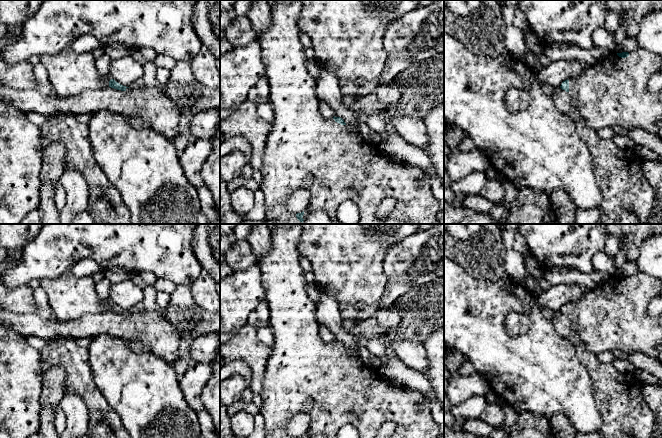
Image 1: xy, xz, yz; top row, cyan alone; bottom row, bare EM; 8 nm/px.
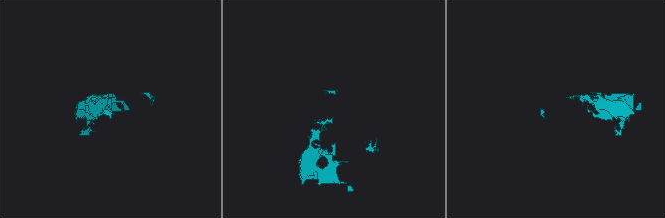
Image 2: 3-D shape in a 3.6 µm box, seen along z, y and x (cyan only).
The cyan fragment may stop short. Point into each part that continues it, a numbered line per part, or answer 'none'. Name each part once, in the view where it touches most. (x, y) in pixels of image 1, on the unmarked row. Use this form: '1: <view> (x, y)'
1: yz (614, 316)

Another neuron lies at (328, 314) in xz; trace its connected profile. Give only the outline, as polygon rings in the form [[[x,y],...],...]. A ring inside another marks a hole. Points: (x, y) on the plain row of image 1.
[[[319,284],[315,286],[318,289],[318,302],[315,304],[318,324],[327,327],[333,333],[335,341],[342,342],[346,350],[360,356],[358,343],[362,339],[343,328],[343,318],[336,298]]]

